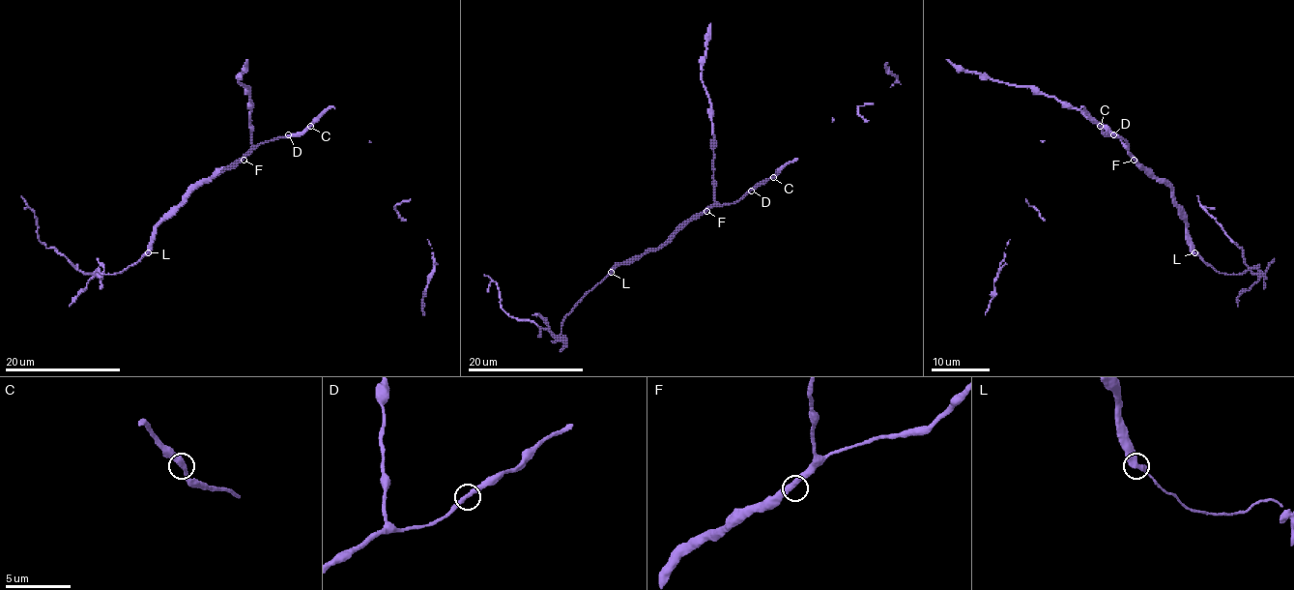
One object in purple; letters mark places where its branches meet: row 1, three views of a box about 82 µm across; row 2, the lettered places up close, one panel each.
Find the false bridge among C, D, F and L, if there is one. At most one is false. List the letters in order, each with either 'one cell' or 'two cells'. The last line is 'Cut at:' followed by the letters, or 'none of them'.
C: one cell
D: one cell
F: one cell
L: two cells
Cut at: L

